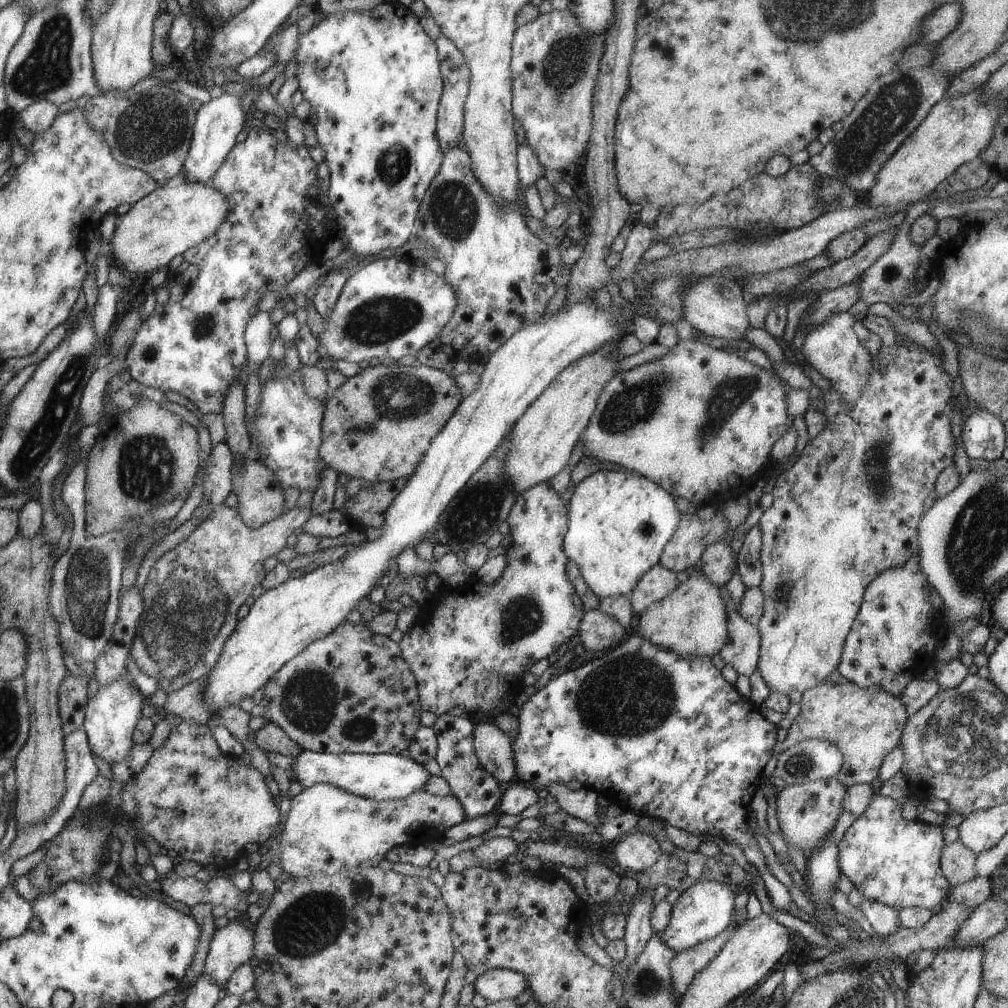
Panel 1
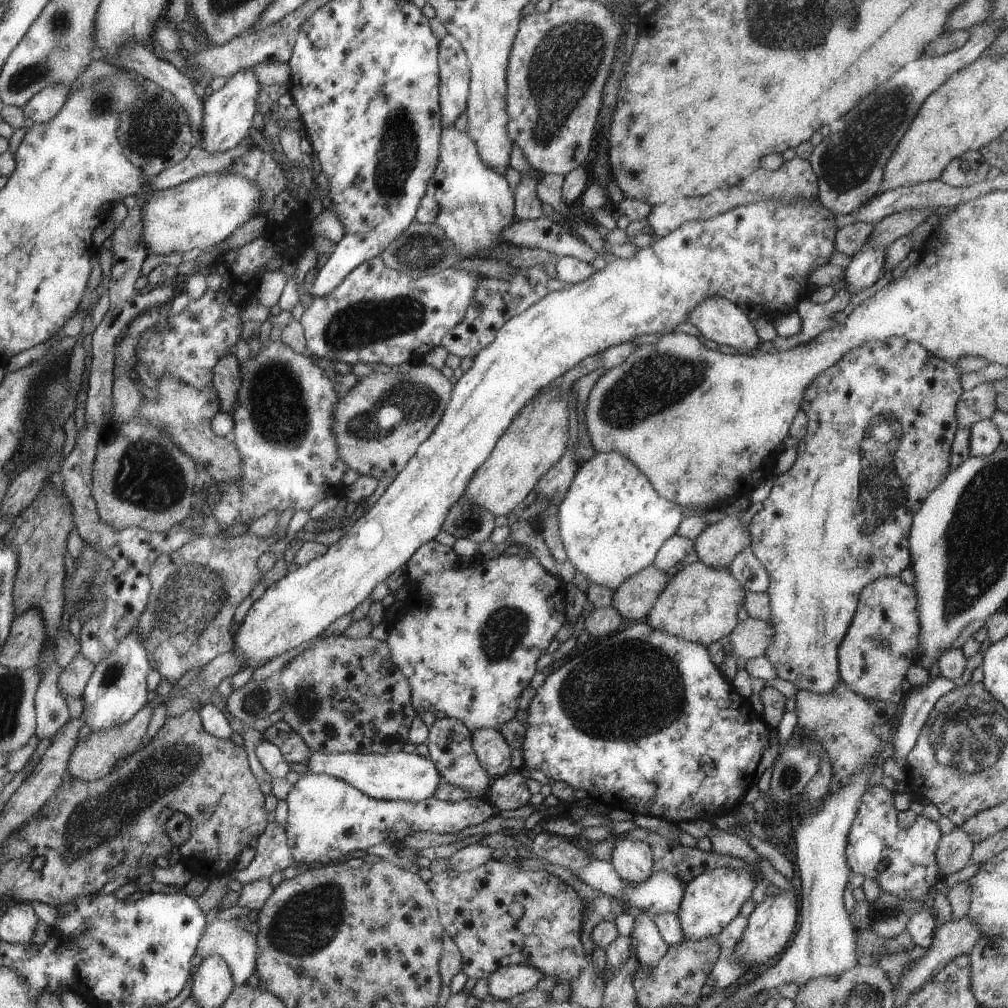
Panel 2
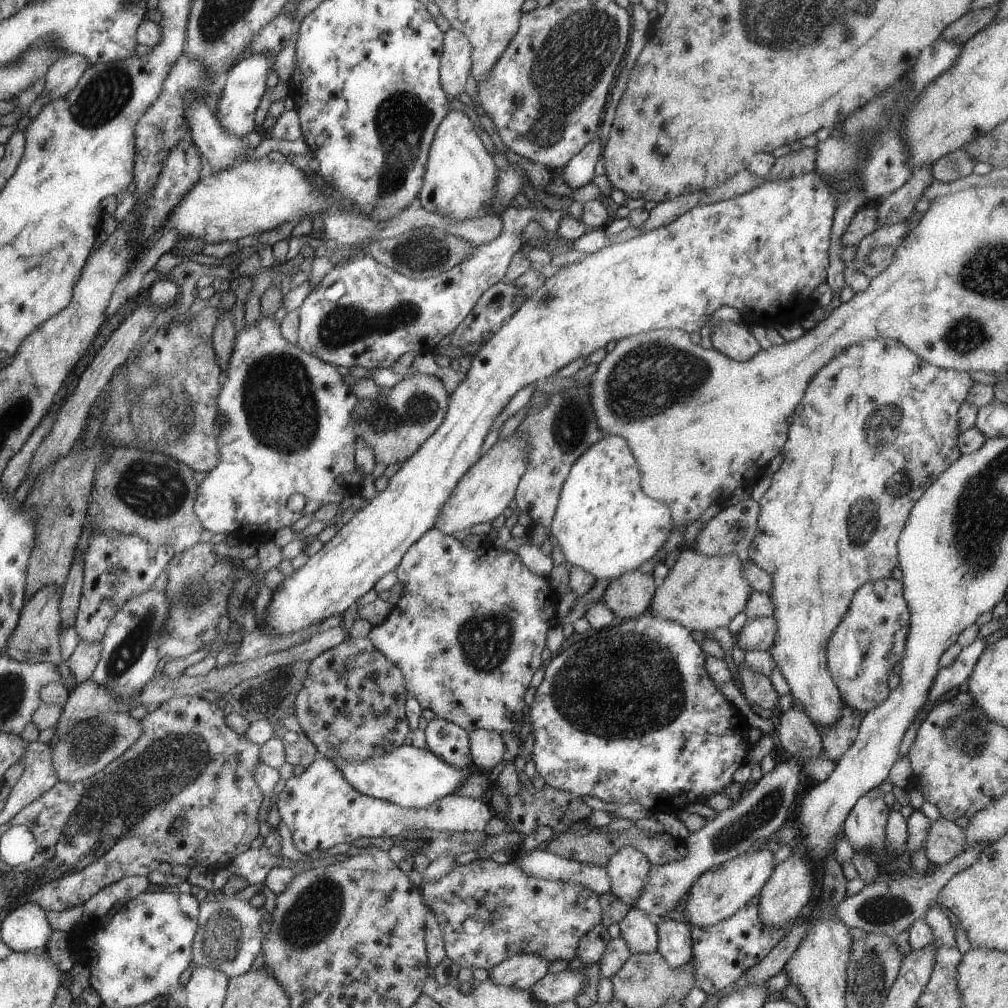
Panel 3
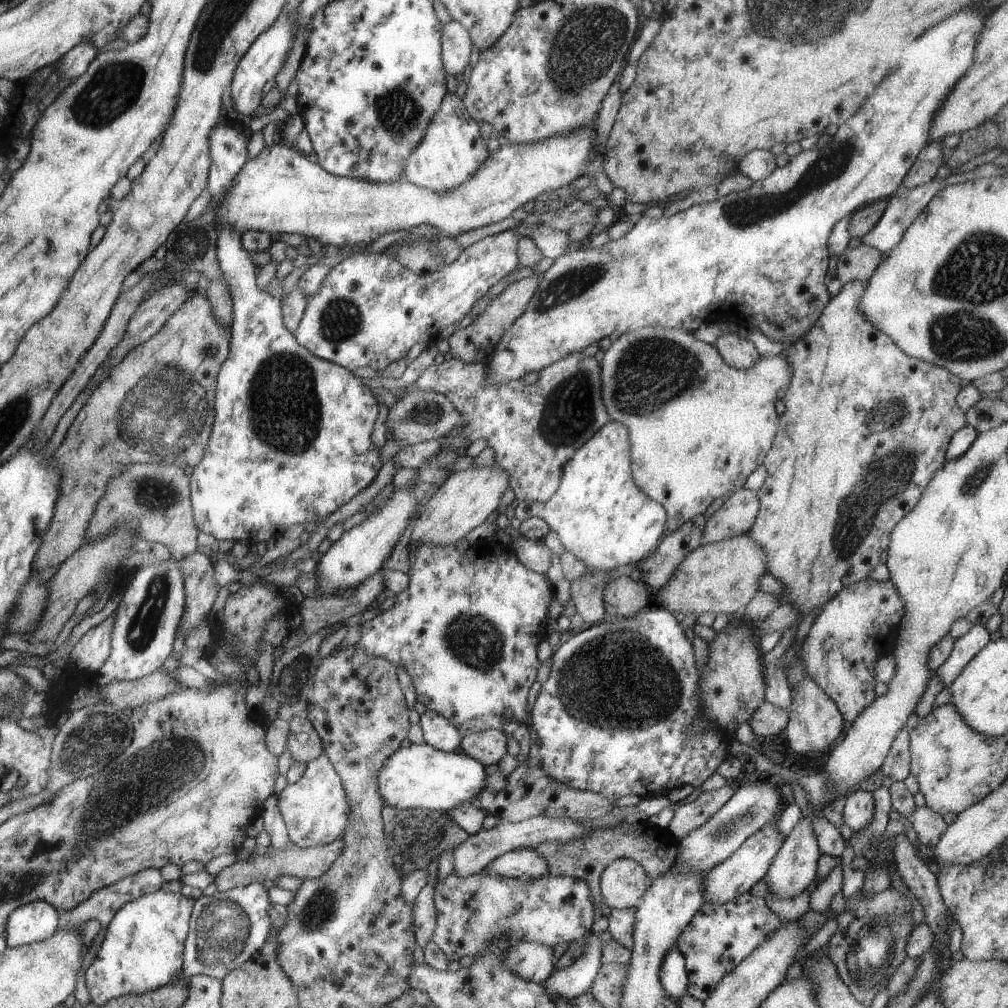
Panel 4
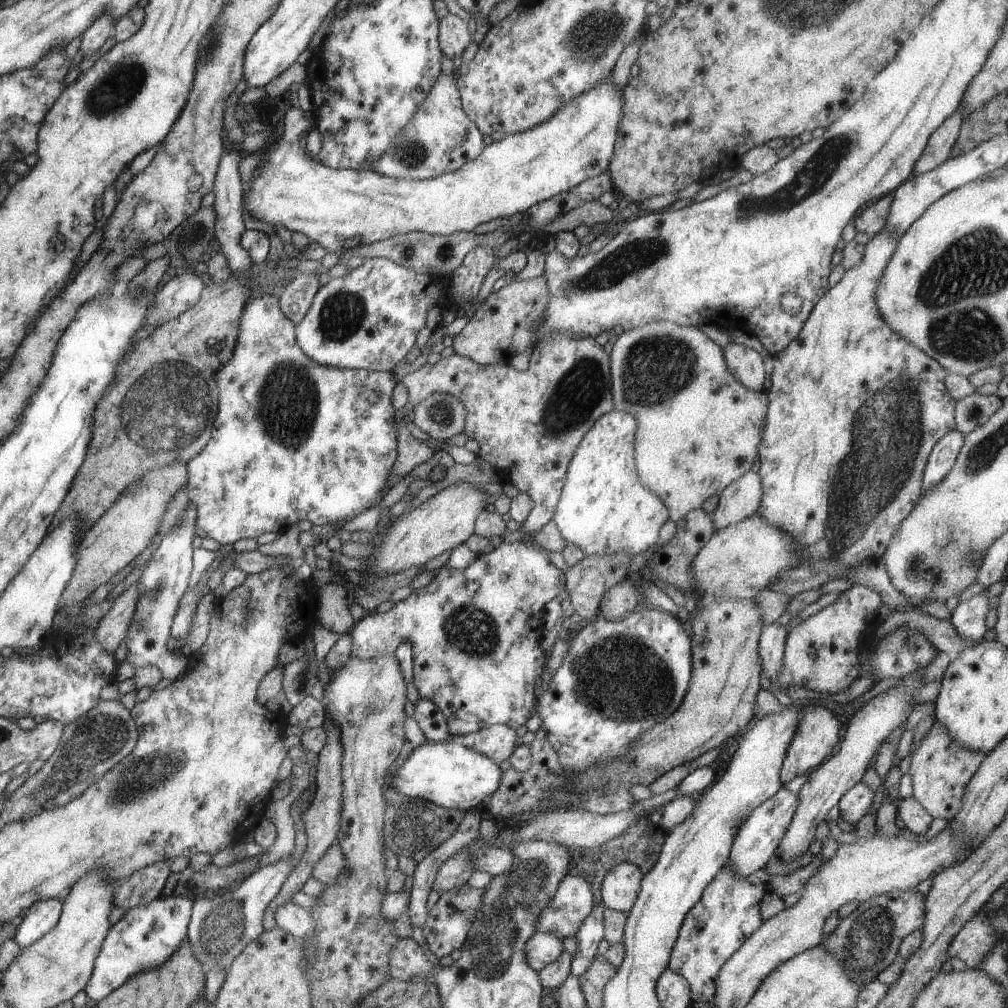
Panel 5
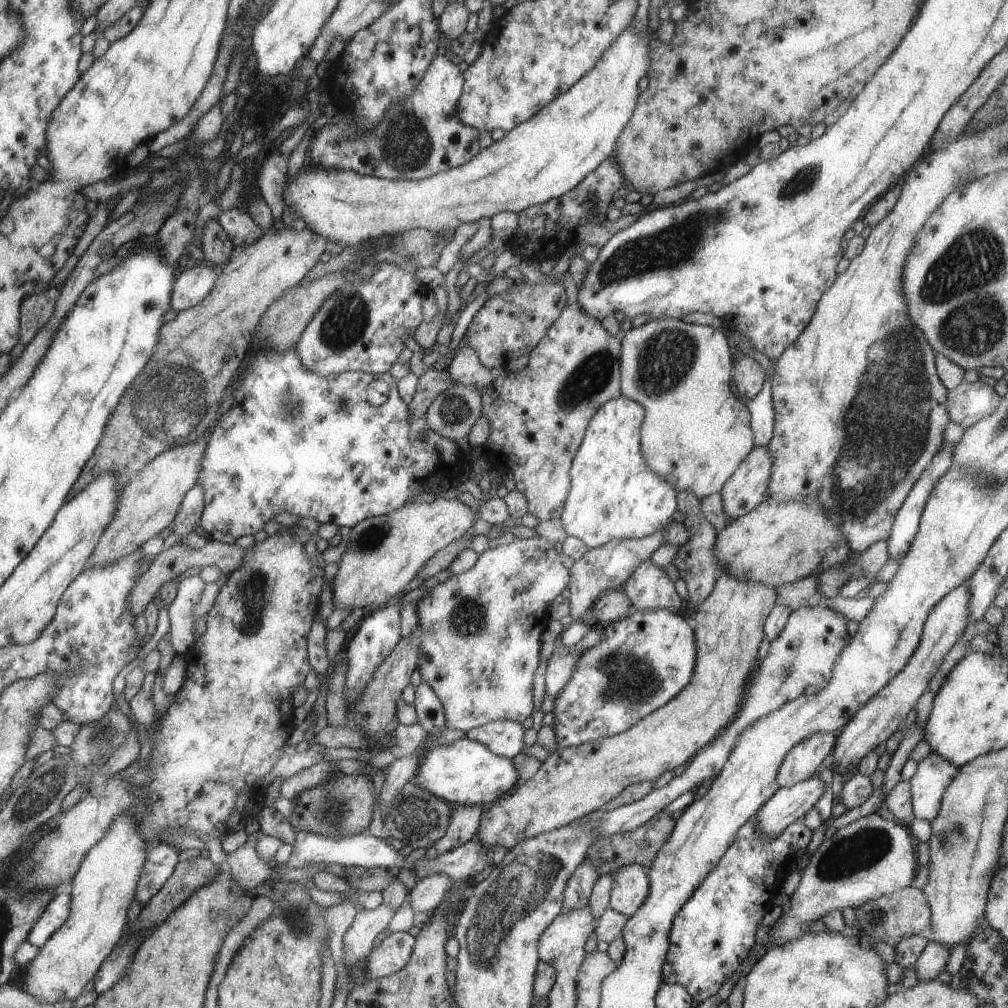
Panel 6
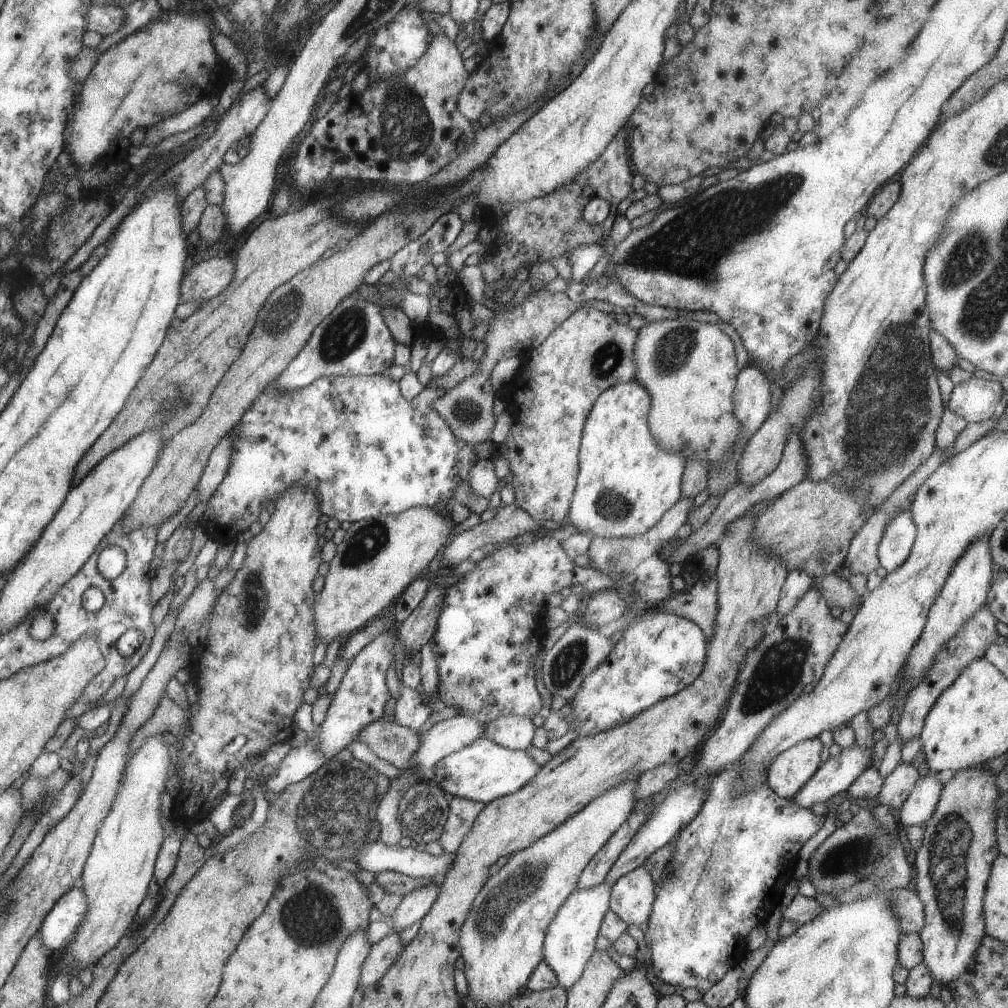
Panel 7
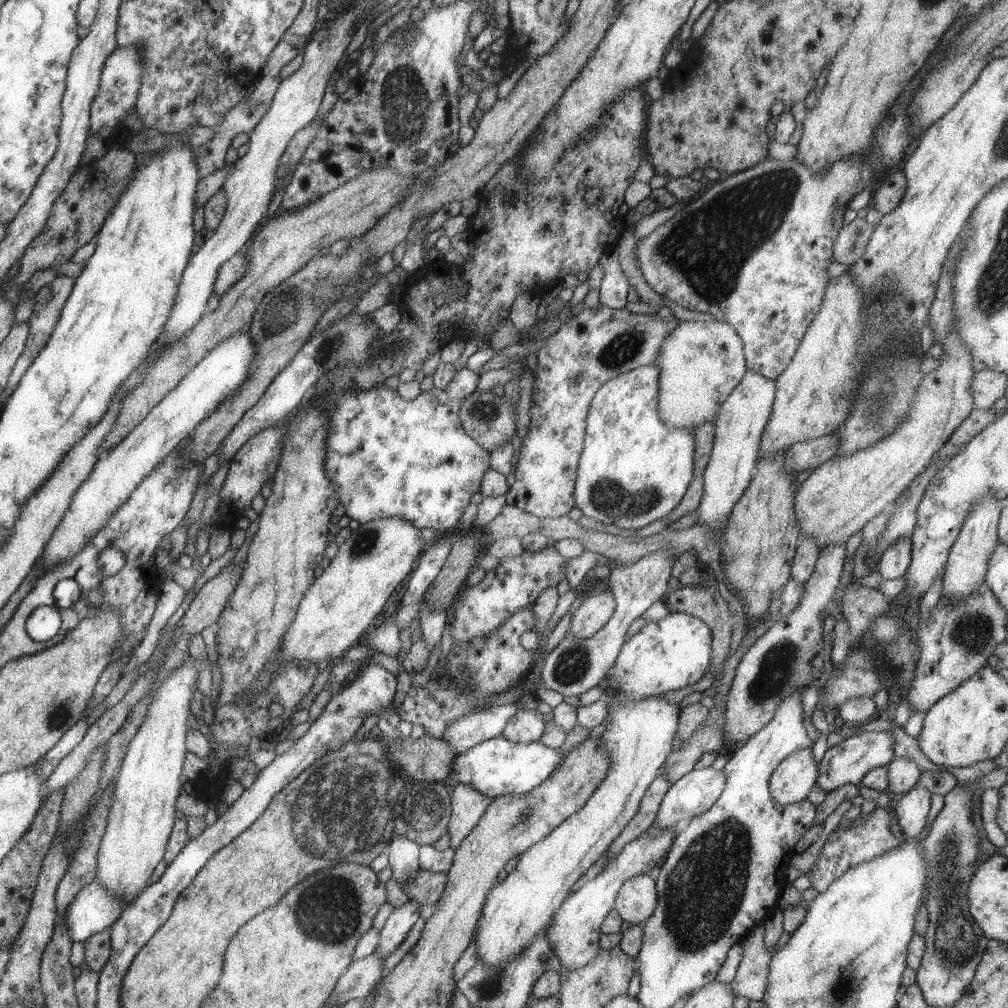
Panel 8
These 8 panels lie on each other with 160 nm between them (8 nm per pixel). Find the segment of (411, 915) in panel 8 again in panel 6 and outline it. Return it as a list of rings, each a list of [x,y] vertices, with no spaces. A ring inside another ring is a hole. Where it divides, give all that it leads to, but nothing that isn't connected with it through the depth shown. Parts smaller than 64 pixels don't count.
[[[442,873],[418,878],[414,888],[409,891],[414,913],[422,911],[431,914],[446,898],[454,883],[449,876]]]

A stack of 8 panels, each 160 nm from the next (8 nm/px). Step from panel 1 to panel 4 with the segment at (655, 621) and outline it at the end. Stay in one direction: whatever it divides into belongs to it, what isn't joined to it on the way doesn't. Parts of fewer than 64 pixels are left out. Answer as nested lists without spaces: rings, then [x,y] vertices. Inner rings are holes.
[[[749,534],[701,544],[674,569],[672,578],[653,595],[653,602],[679,618],[686,614],[695,614],[698,618],[704,612],[743,618],[746,605],[760,591],[758,581],[767,573],[766,563],[765,550]]]

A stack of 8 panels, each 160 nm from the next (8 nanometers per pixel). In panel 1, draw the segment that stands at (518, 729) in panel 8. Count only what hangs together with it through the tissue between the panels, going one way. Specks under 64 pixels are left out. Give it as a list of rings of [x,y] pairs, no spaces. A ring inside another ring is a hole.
[[[493,722],[476,723],[473,730],[473,747],[483,769],[500,784],[506,784],[516,776],[513,739]]]

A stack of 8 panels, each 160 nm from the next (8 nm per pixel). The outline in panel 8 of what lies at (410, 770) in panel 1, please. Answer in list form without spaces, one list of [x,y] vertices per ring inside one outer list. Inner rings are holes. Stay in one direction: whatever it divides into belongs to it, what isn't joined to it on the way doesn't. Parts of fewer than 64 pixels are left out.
[[[495,737],[464,754],[458,754],[452,762],[449,783],[462,782],[492,799],[510,794],[522,795],[530,793],[530,790],[537,789],[542,782],[550,779],[564,760],[559,749],[548,747],[545,743],[514,743],[503,737]]]

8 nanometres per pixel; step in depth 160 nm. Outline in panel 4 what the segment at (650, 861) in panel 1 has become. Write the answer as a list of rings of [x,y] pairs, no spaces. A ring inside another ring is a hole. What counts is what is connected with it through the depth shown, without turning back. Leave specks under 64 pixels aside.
[[[619,858],[602,871],[598,890],[612,910],[627,909],[639,904],[649,885],[650,877],[639,862]]]

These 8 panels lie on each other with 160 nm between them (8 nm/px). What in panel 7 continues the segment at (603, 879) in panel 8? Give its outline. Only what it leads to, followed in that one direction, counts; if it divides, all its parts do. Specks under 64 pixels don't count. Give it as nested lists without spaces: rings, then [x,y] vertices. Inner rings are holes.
[[[605,882],[594,888],[576,888],[549,925],[544,942],[544,960],[554,971],[559,984],[567,991],[580,980],[582,973],[588,967],[589,958],[596,952],[594,944],[600,934],[603,918],[610,910],[611,898],[612,887]]]

